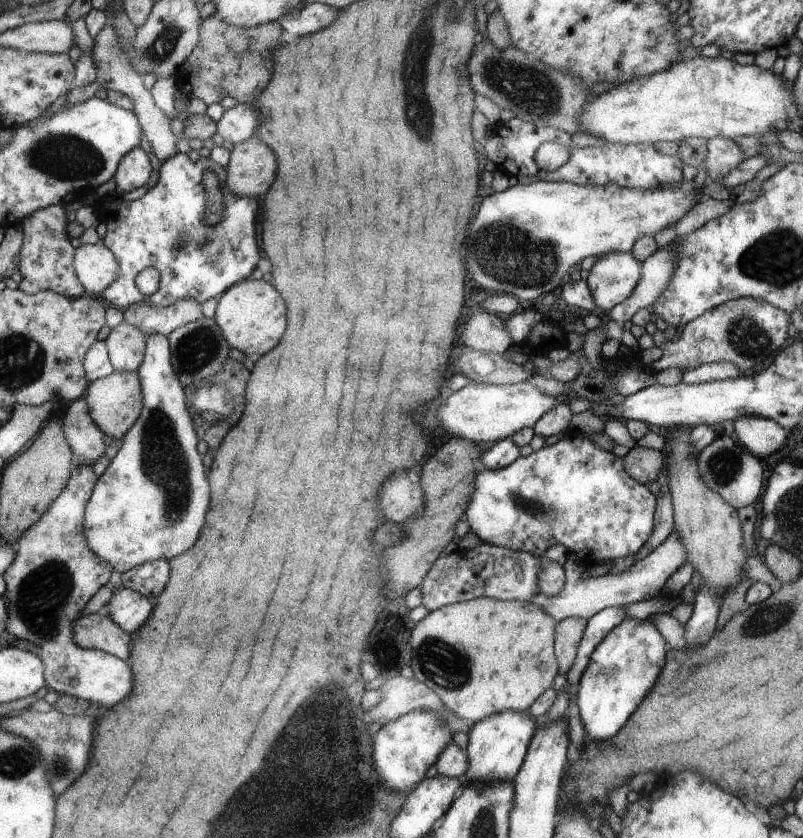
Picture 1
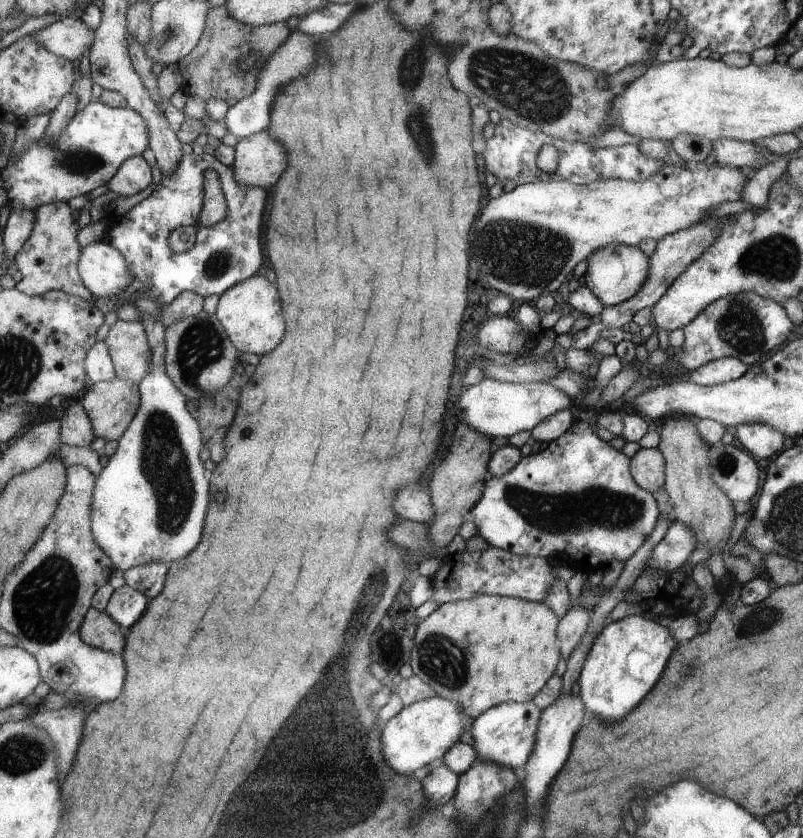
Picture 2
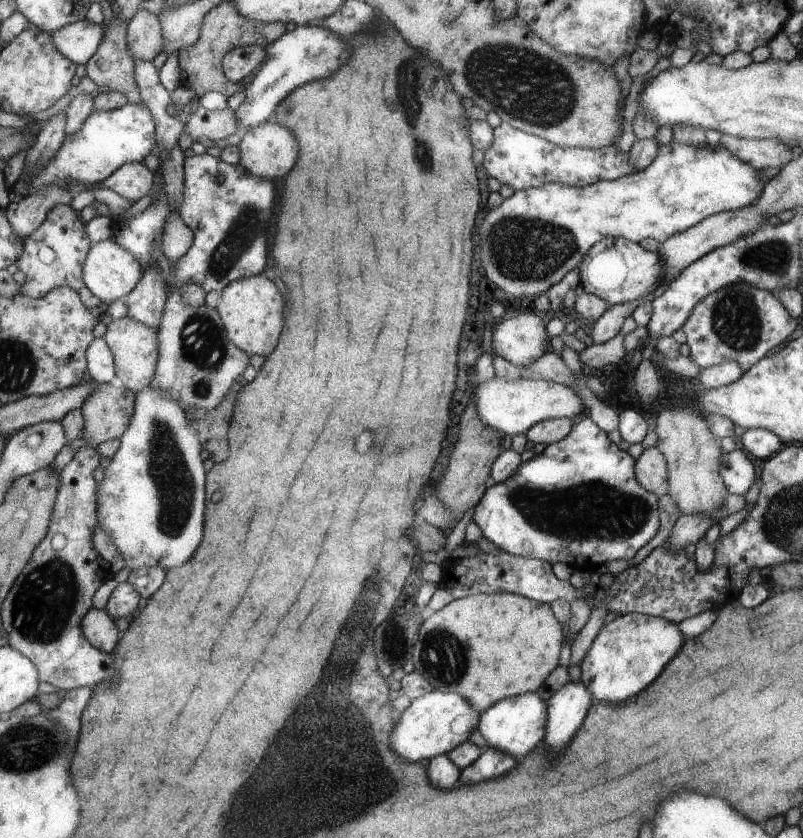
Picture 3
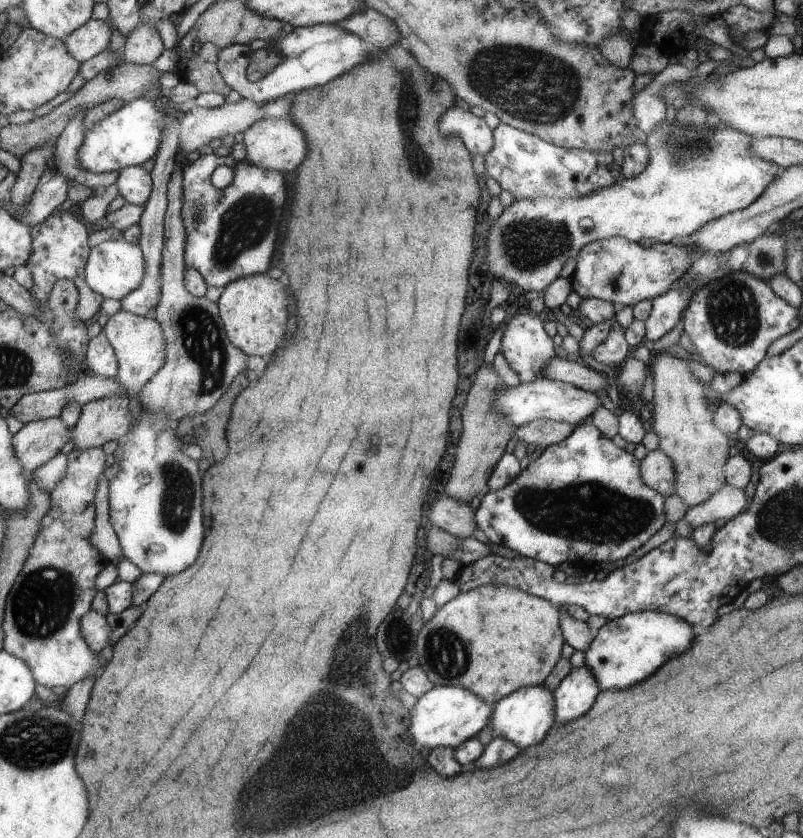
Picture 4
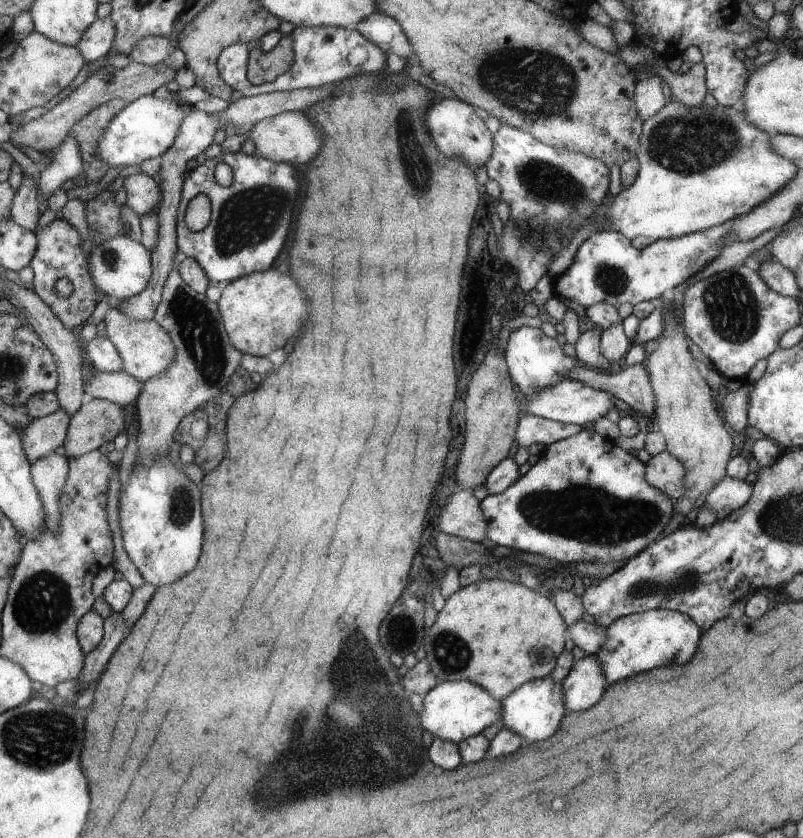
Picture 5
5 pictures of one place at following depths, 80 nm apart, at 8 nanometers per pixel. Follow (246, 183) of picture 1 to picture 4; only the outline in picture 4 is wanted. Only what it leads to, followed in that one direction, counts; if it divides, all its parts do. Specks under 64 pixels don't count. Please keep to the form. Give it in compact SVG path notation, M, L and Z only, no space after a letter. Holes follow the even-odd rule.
M284 117L283 119L262 119L255 122L244 132L246 161L260 165L265 170L280 170L280 172L294 172L306 158L308 142L300 126L294 122L294 118Z

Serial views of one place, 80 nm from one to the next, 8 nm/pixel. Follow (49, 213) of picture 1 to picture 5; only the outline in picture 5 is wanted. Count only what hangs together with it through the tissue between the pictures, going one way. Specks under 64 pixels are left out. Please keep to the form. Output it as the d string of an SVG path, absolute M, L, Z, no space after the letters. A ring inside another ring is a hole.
M56 218L50 226L34 232L37 236L37 249L30 261L34 273L34 292L52 309L52 312L62 321L66 328L72 329L83 325L96 308L96 290L94 281L88 271L82 240L78 232L63 218ZM60 279L69 280L73 284L70 296L58 294L55 282Z

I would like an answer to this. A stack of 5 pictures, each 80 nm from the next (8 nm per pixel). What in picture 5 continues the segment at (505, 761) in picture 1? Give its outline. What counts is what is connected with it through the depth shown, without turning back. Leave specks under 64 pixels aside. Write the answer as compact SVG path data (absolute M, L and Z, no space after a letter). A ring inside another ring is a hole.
M551 675L524 683L516 691L502 700L502 720L500 726L511 728L525 738L525 744L550 738L561 726L567 712L563 684Z

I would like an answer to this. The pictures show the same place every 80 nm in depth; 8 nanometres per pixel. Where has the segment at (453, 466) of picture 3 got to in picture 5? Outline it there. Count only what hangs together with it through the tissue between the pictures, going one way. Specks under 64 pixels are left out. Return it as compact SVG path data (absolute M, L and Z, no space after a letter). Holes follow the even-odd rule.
M498 347L490 349L482 359L478 370L470 380L470 386L466 390L466 422L464 450L460 456L460 462L456 468L456 482L461 488L471 488L484 485L497 464L504 460L514 444L520 418L518 408L518 394L514 390L512 377L509 375L505 350Z

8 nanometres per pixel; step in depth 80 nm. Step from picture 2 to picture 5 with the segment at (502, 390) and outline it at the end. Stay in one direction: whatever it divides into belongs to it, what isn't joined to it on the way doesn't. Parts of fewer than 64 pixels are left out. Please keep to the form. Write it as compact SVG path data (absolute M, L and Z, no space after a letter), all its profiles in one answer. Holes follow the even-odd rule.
M564 379L553 387L538 389L536 395L526 397L526 413L538 415L562 424L580 424L591 426L601 417L605 417L608 410L614 405L614 394L606 389L598 389L574 379Z

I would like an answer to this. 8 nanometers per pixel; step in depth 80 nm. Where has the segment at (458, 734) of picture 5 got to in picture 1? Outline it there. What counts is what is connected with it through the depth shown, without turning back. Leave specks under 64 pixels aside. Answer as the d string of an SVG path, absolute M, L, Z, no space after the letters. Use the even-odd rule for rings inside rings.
M412 711L387 722L374 734L374 756L378 756L378 776L388 788L398 788L407 794L423 781L425 772L437 762L452 741L453 732L434 711Z

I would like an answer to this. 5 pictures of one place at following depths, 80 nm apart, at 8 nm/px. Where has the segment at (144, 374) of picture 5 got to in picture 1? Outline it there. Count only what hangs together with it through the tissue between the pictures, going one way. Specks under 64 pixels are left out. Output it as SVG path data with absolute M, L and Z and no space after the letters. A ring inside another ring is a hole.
M123 320L103 341L115 371L136 373L140 370L148 338L136 325Z

